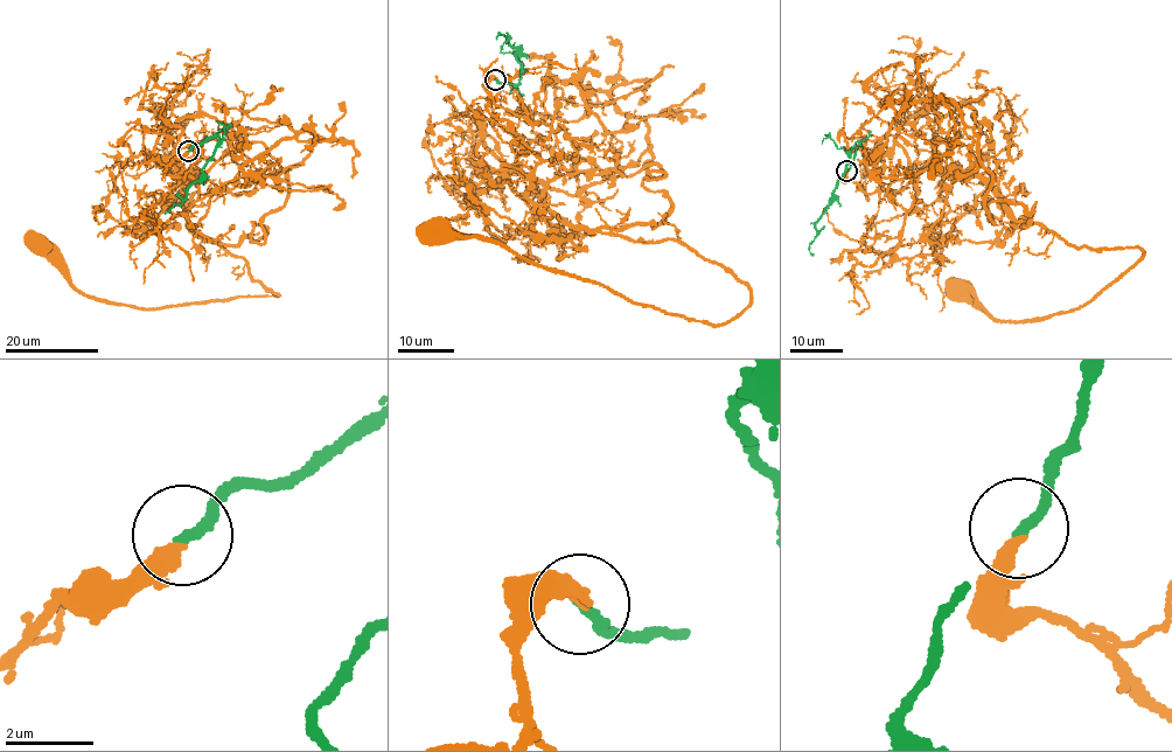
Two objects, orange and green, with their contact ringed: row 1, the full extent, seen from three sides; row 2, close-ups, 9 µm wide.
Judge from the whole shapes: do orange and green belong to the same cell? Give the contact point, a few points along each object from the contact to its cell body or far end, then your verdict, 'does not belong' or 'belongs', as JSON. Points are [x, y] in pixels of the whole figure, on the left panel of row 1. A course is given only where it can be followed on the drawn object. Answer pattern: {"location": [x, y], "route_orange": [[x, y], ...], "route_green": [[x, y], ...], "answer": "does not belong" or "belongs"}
{"location": [188, 151], "route_orange": [[188, 151], [165, 171], [181, 174], [178, 161], [187, 178], [195, 231], [278, 294], [99, 301], [37, 246]], "route_green": [[188, 151], [218, 134], [214, 155], [202, 169], [203, 175], [188, 189], [181, 204], [174, 204], [165, 214]], "answer": "belongs"}

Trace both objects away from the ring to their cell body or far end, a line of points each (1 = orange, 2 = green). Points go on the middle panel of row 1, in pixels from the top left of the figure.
1: (495, 79), (490, 109), (546, 208), (676, 239), (750, 304), (686, 319), (437, 230)
2: (495, 79), (517, 85), (523, 68), (516, 56), (520, 53), (507, 40), (510, 36), (500, 32), (497, 39)

